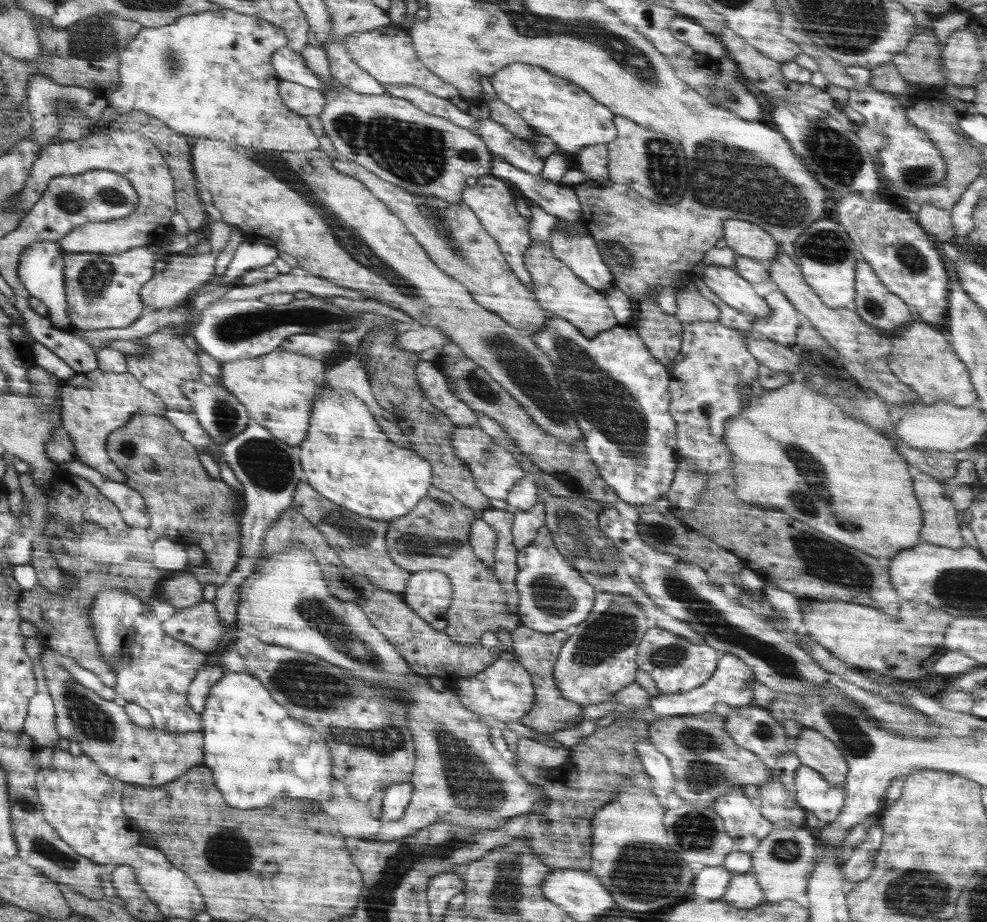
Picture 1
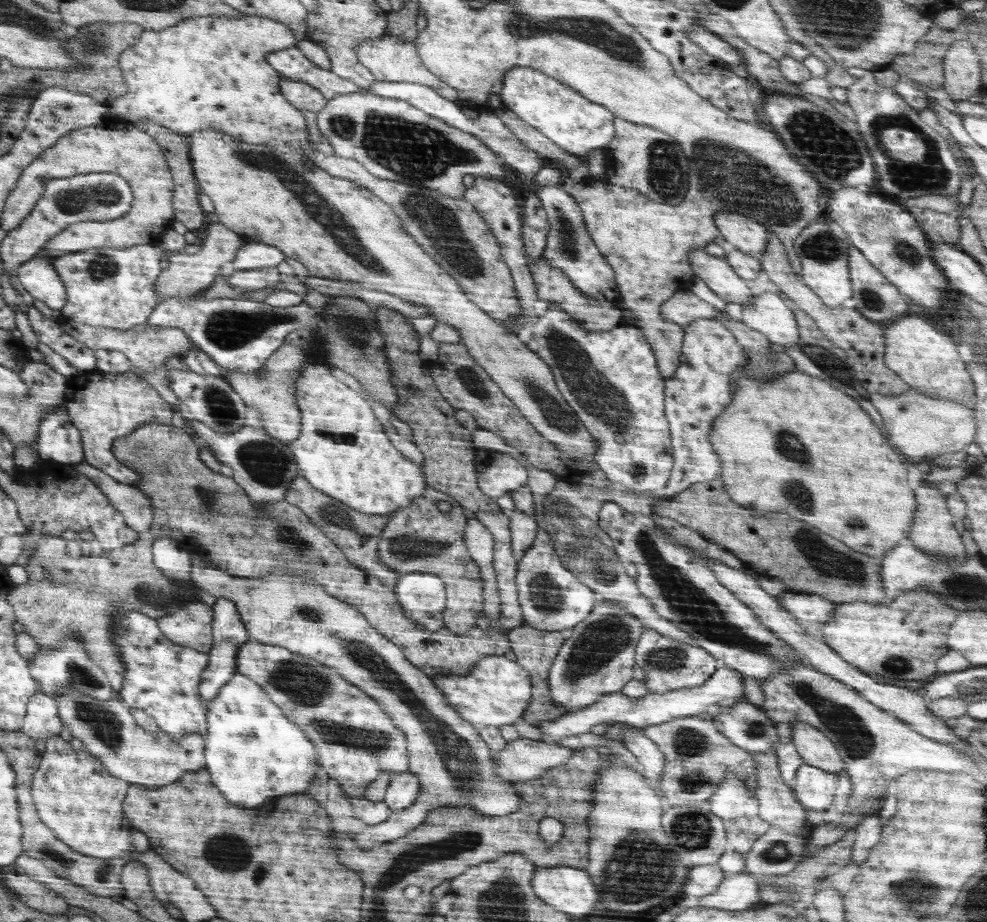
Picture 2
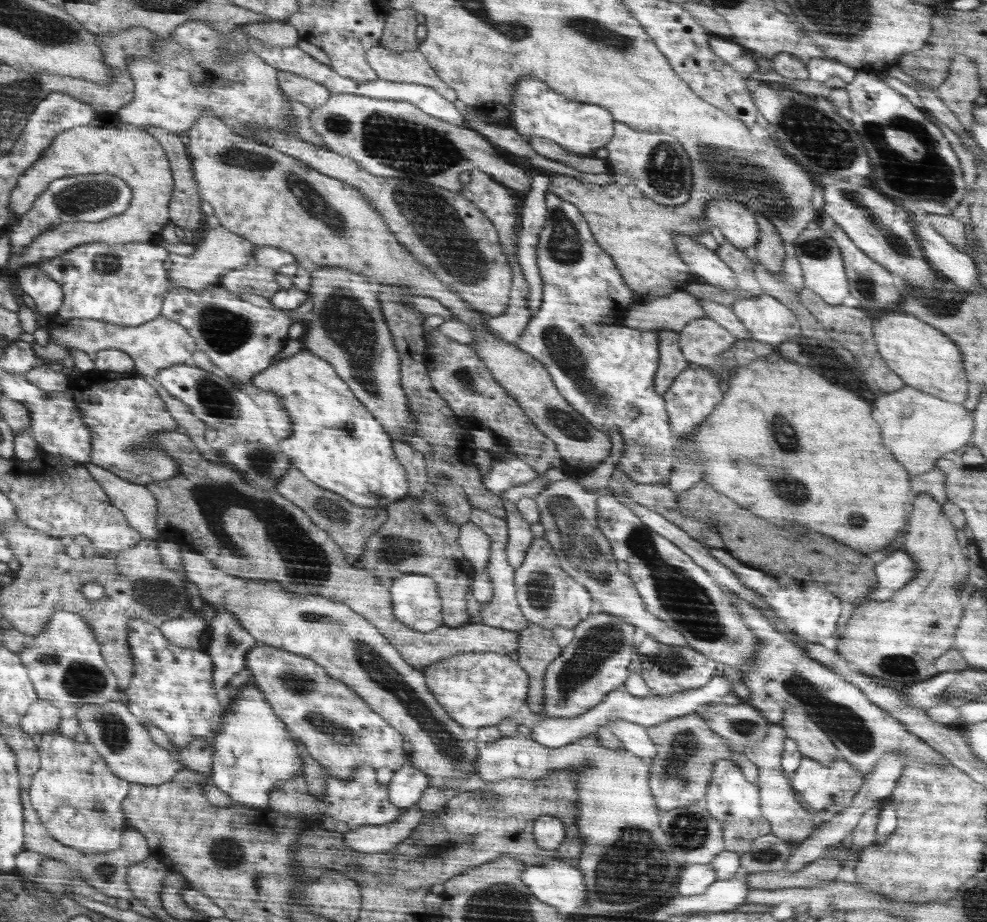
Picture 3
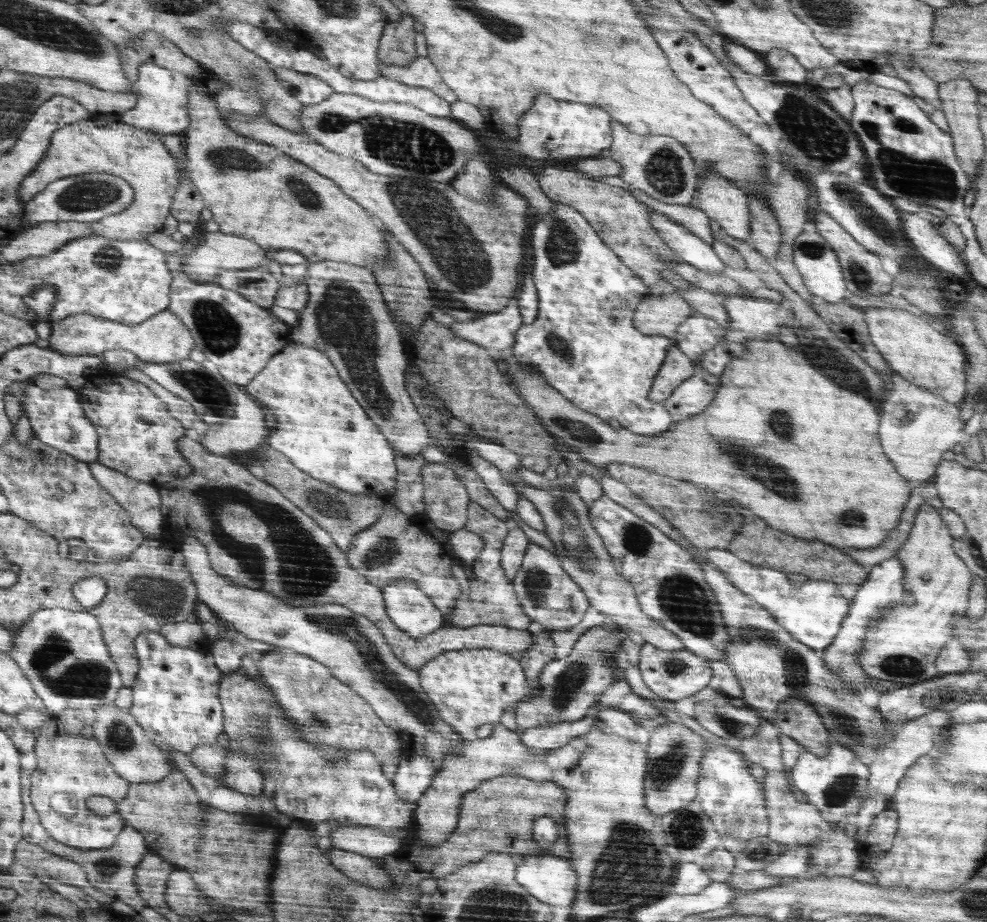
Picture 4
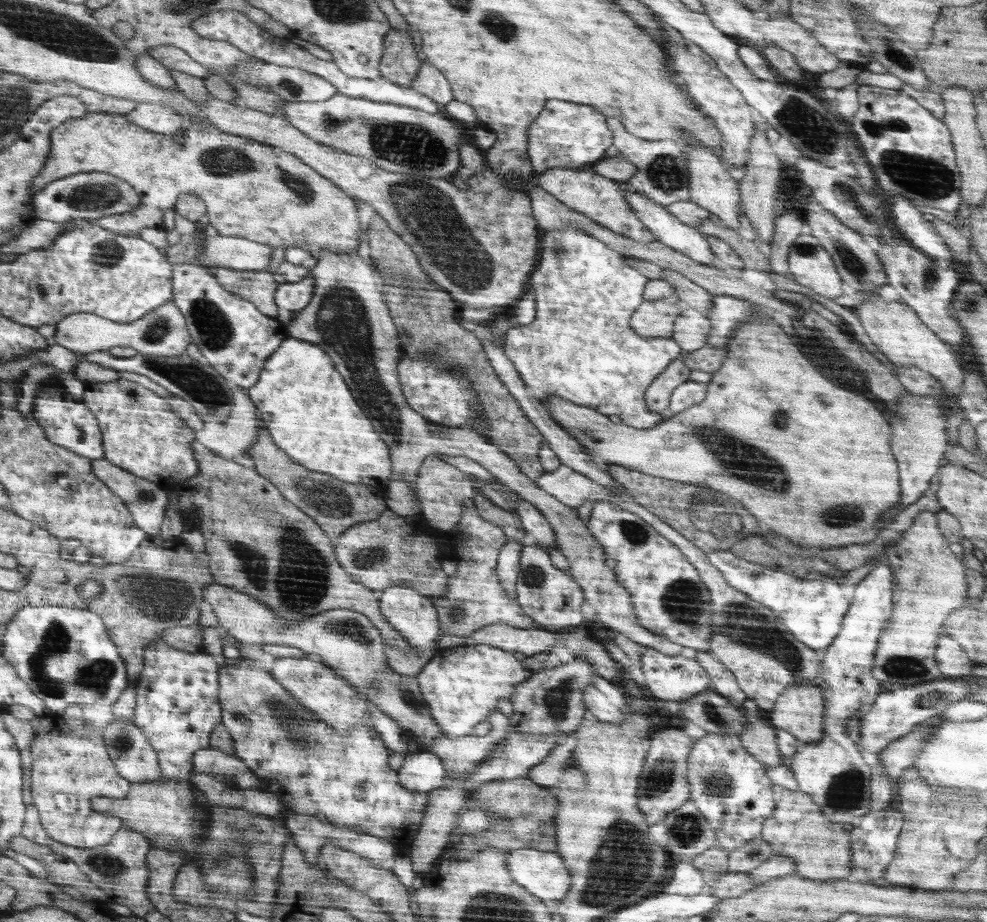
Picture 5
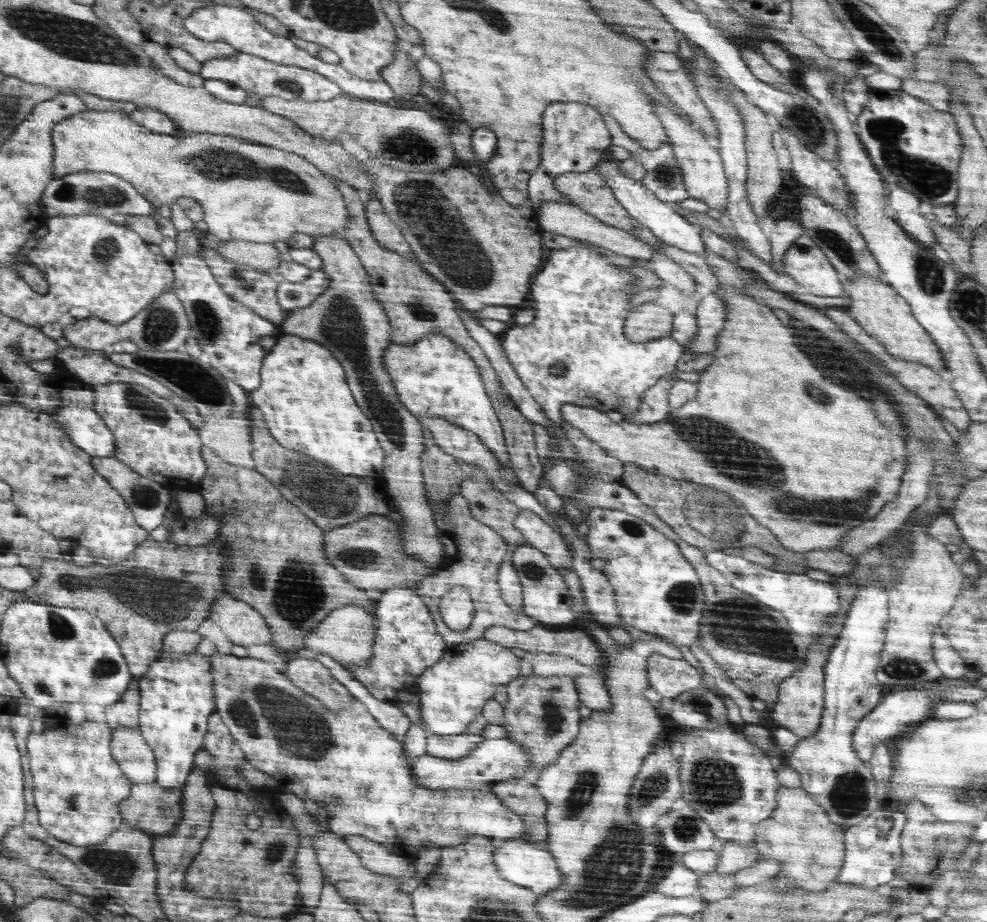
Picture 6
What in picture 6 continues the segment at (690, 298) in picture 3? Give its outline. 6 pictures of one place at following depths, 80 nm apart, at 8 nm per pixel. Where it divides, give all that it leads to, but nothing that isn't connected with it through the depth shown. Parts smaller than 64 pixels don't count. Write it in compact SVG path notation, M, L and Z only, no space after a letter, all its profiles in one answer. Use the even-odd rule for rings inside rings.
M654 302L634 307L625 320L625 335L630 340L647 343L670 336L673 327L672 312Z

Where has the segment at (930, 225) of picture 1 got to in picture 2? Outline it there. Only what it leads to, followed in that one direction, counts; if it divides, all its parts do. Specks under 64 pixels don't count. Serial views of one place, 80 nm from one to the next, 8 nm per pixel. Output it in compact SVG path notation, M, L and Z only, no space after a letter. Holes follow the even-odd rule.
M924 209L917 219L927 234L936 235L943 242L958 246L960 223L955 213L951 214Z

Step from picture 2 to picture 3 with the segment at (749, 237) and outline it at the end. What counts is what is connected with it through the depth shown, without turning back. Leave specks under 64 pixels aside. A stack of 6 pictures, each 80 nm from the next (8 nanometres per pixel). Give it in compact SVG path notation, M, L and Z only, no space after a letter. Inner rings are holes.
M713 196L705 214L709 224L716 226L725 240L741 251L756 246L759 241L756 216L744 203L725 196Z

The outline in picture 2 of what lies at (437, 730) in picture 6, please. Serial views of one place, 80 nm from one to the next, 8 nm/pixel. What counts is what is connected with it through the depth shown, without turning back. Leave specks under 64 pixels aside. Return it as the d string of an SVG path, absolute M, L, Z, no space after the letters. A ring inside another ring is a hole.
M503 655L490 656L478 661L464 676L448 672L438 674L432 679L459 715L478 727L514 724L532 702L532 677L529 675L529 669Z

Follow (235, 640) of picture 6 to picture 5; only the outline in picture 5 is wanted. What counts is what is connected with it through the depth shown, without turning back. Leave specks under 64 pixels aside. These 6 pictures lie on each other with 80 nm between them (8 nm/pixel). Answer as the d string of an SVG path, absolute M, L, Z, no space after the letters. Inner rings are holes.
M216 581L205 588L204 599L219 618L220 629L226 630L236 641L250 645L271 643L300 648L307 657L329 665L338 677L353 684L357 692L365 694L367 700L376 704L386 716L396 720L404 731L410 730L414 736L420 737L425 750L444 735L434 720L418 680L397 675L386 663L384 638L365 613L345 608L326 609L299 623L287 625L266 603Z

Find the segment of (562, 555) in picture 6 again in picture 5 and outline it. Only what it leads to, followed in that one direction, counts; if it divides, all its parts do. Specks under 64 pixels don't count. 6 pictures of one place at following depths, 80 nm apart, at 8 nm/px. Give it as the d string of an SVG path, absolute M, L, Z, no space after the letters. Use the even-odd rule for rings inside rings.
M518 501L514 504L521 526L525 529L526 536L530 543L534 543L541 548L556 546L554 530L546 521L546 518L528 501Z

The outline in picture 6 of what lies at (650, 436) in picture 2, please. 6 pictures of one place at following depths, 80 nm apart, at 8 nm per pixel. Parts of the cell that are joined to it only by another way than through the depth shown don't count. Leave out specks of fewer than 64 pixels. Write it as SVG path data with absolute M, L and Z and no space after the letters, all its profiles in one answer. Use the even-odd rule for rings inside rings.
M580 241L580 244L582 244L582 246L572 248L554 248L552 250L548 250L549 259L546 260L546 266L535 275L532 288L533 295L531 296L534 301L533 308L535 310L535 315L533 317L533 321L529 325L523 327L512 326L504 332L502 337L498 336L498 334L493 334L484 327L478 325L478 318L475 318L469 310L466 310L459 300L455 300L457 313L460 315L462 322L468 329L470 336L480 345L480 348L482 348L486 358L493 366L495 374L498 376L499 382L501 383L500 388L502 388L502 392L506 394L506 400L510 400L520 414L522 414L522 416L524 416L528 421L540 424L540 426L543 426L546 428L547 432L549 432L551 437L549 445L550 455L552 455L550 458L552 462L551 467L560 464L562 461L566 462L569 458L573 458L573 462L575 462L575 464L583 464L583 460L580 457L575 457L577 455L574 454L574 448L572 448L572 444L570 444L570 442L568 442L568 438L566 438L566 432L568 428L570 428L570 424L568 422L564 422L564 418L562 418L562 407L566 404L574 404L581 405L582 407L597 409L600 413L607 414L608 412L619 412L622 415L634 415L637 413L638 408L641 405L641 396L646 391L649 391L651 387L656 385L662 376L669 375L675 371L677 363L685 351L684 347L681 344L678 344L678 341L675 341L671 336L651 340L647 343L639 343L630 340L630 338L625 335L625 320L628 318L629 311L631 310L629 308L630 298L635 295L629 289L629 286L635 282L635 276L626 267L615 267L614 265L608 263L606 258L602 257L596 249L591 247L591 243ZM558 363L565 364L566 374L564 376L554 376L552 372L553 366Z

